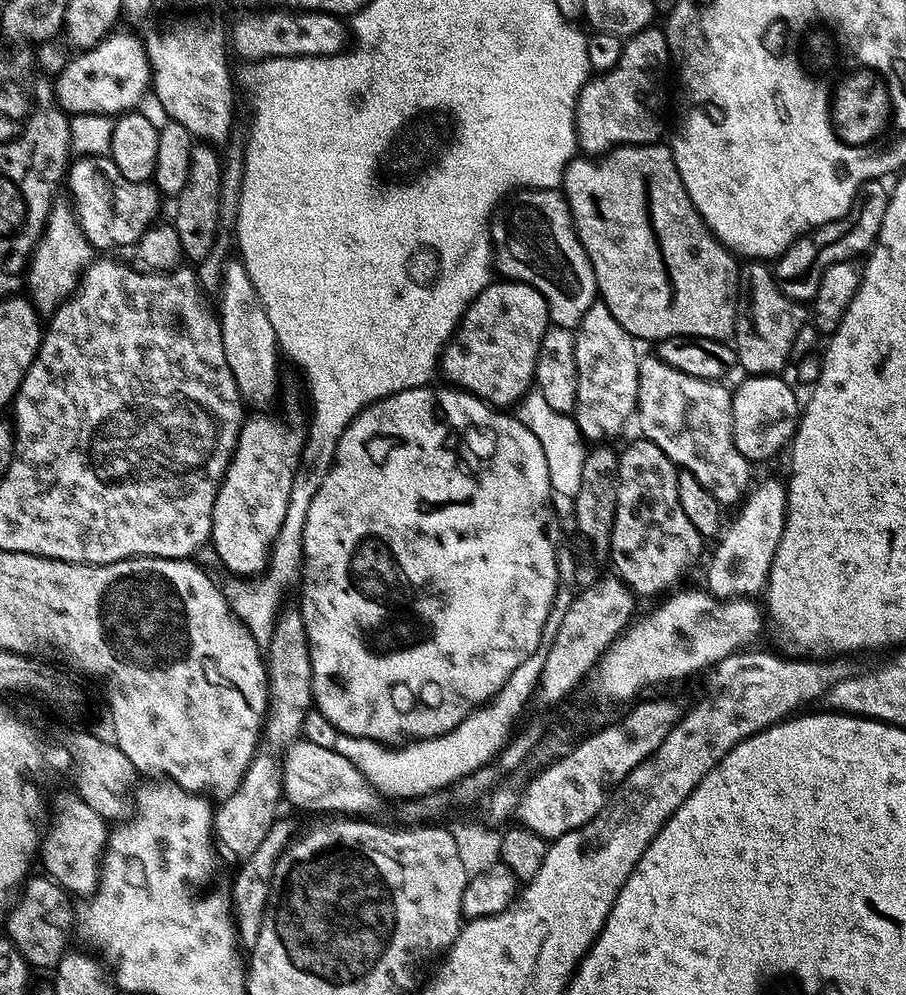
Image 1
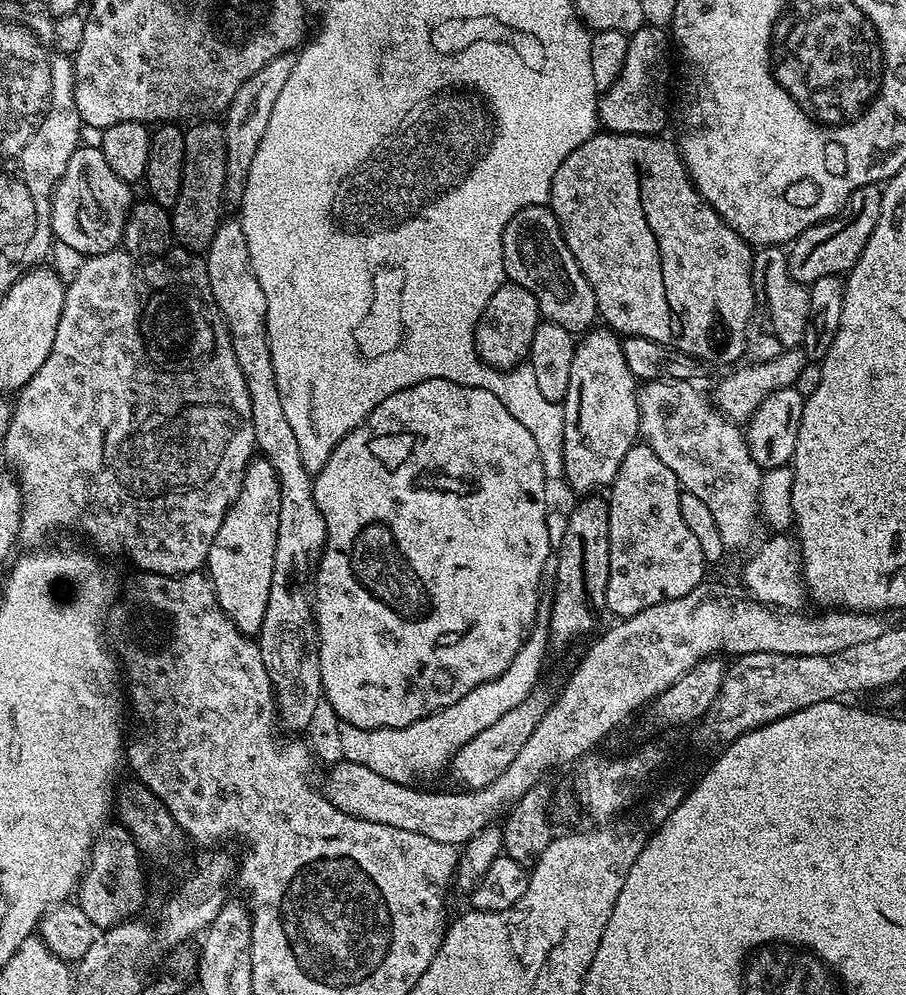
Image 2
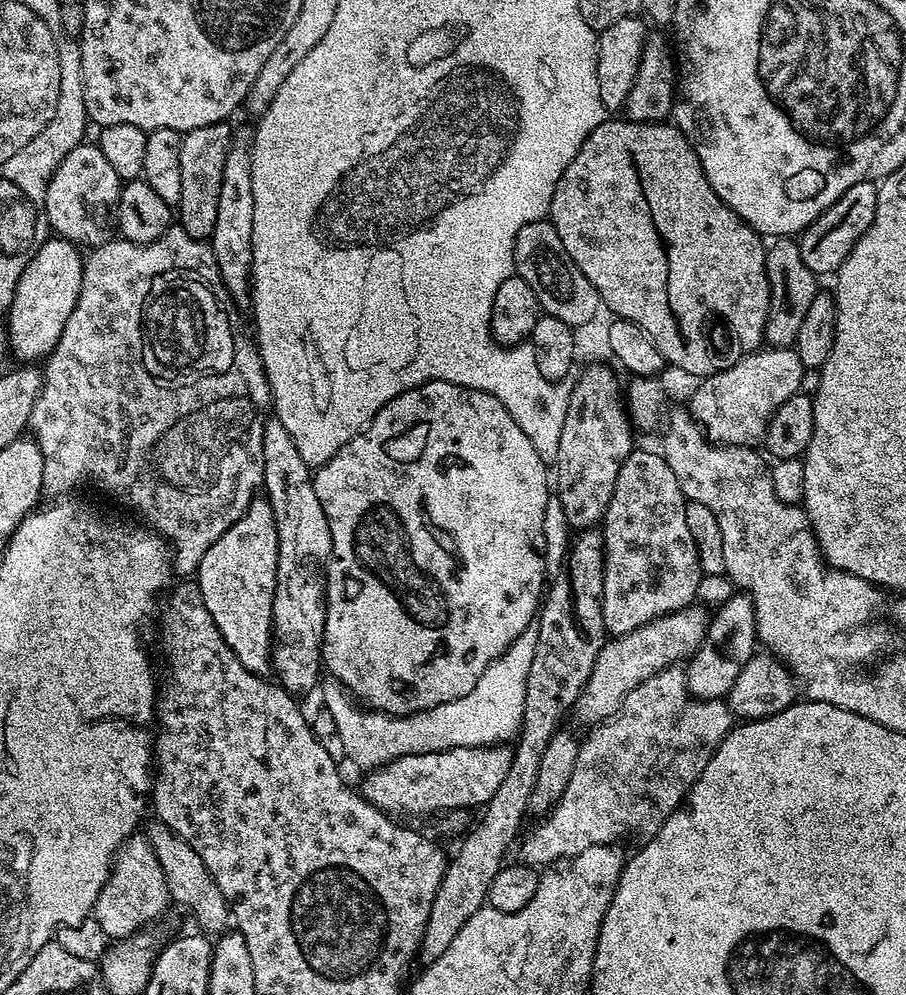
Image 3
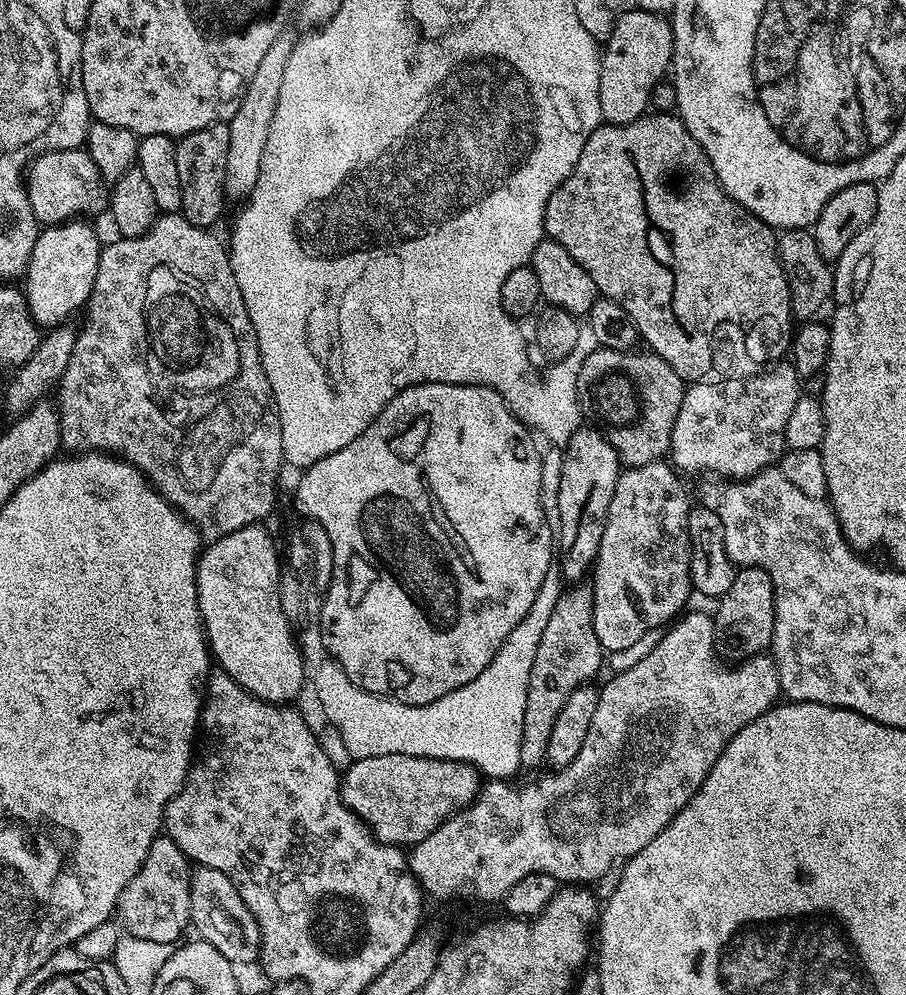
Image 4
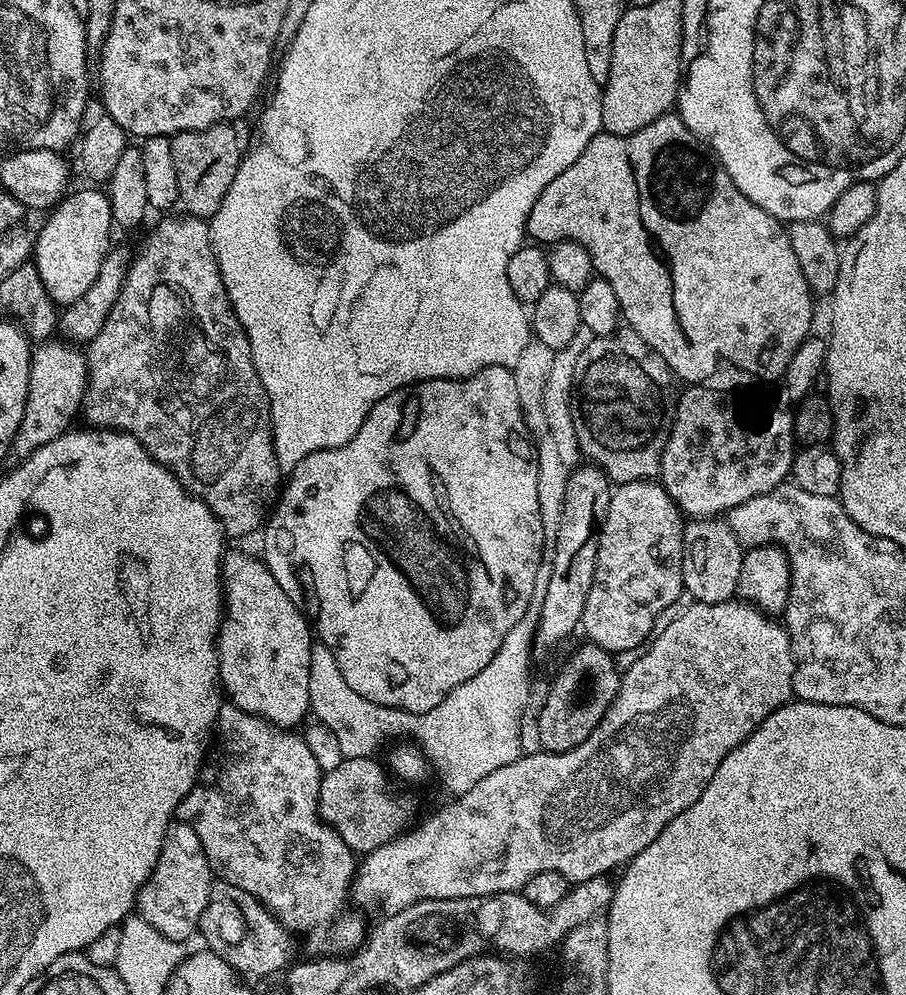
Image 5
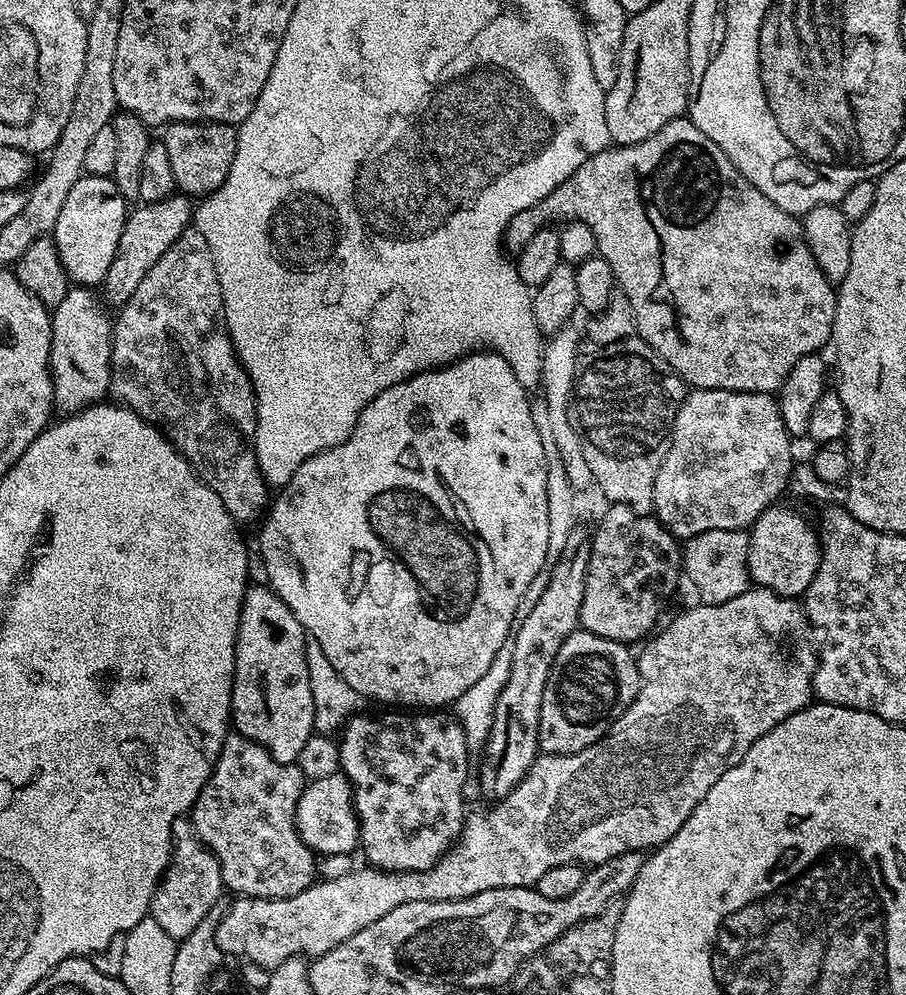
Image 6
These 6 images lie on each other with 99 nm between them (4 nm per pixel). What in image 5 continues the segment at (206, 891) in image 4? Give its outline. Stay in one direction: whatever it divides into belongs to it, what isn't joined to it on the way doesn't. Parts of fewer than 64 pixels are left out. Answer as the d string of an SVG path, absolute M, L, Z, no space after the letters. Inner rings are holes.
M213 883L210 902L206 902L206 910L202 910L198 932L208 943L205 944L207 951L218 954L245 978L283 973L294 960L293 937L288 929L267 906L233 884Z

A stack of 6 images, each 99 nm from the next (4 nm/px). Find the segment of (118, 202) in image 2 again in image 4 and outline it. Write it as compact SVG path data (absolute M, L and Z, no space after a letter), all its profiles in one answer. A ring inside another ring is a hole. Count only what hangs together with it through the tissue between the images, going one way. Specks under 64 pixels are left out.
M84 148L37 156L26 169L26 187L37 221L46 226L105 211L110 200L107 183Z

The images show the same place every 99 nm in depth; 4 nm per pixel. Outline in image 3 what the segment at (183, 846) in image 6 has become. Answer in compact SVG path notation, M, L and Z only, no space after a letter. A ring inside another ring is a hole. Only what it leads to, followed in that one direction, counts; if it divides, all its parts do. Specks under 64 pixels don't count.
M133 834L120 845L112 861L108 880L96 899L94 918L110 938L132 936L147 929L151 920L156 920L170 905L168 882L158 862L158 854L150 846L147 835Z

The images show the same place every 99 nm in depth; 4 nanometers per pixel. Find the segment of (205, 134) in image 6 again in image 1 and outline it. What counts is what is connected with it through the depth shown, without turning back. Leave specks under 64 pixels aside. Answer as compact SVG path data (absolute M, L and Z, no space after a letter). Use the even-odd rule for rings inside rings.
M203 142L193 143L190 154L190 174L186 186L174 198L176 217L174 223L178 232L178 242L182 244L185 257L199 262L210 253L216 232L219 231L220 172L222 156L213 145Z

